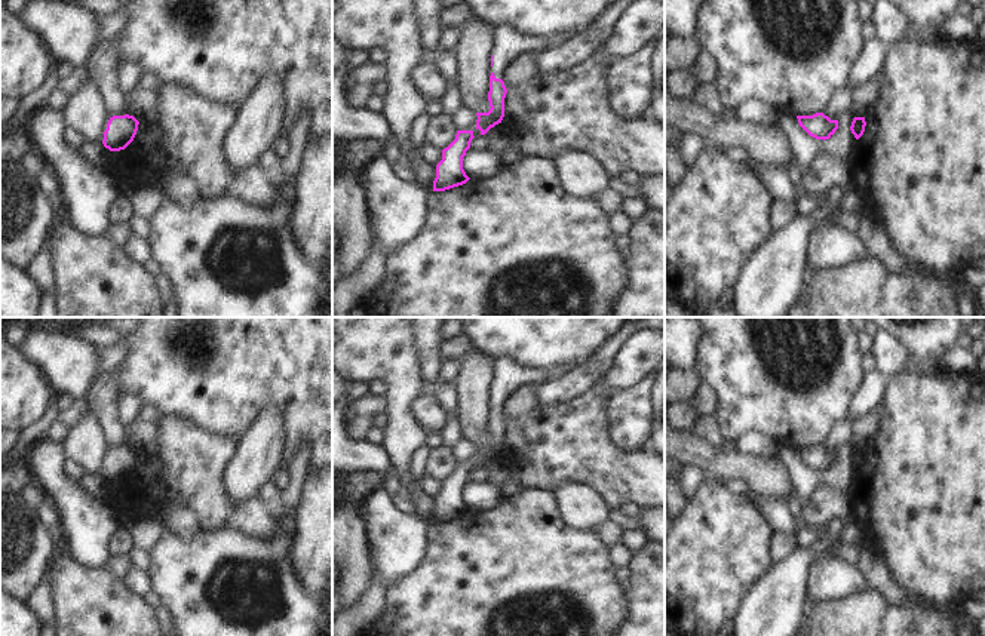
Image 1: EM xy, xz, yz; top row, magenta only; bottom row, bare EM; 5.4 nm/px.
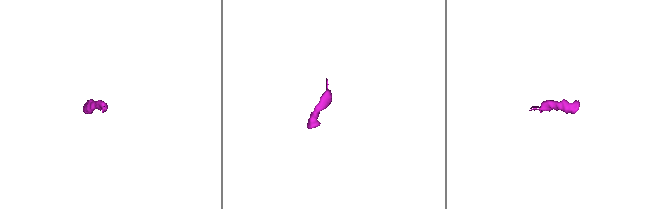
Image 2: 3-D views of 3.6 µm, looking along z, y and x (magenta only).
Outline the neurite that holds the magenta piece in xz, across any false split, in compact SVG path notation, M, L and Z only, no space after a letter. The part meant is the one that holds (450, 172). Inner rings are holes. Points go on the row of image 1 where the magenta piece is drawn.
M457 130L455 139L442 150L442 160L436 165L433 191L445 191L470 179L463 169L463 157L473 138L473 130Z

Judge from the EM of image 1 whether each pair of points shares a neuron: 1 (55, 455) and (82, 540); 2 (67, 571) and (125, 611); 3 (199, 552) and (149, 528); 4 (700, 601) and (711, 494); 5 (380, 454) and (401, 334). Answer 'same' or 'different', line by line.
1: same
2: same
3: different
4: same
5: different

